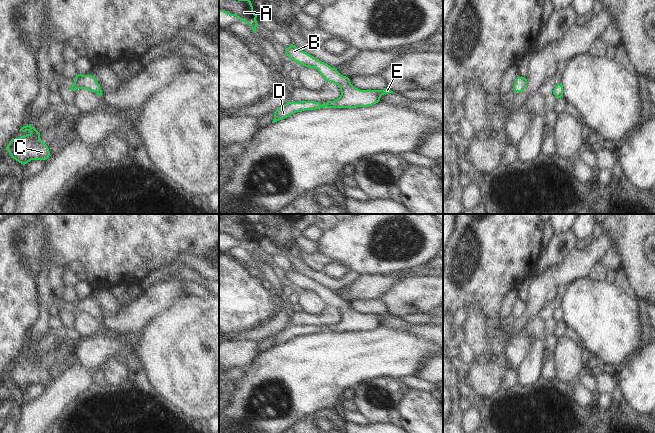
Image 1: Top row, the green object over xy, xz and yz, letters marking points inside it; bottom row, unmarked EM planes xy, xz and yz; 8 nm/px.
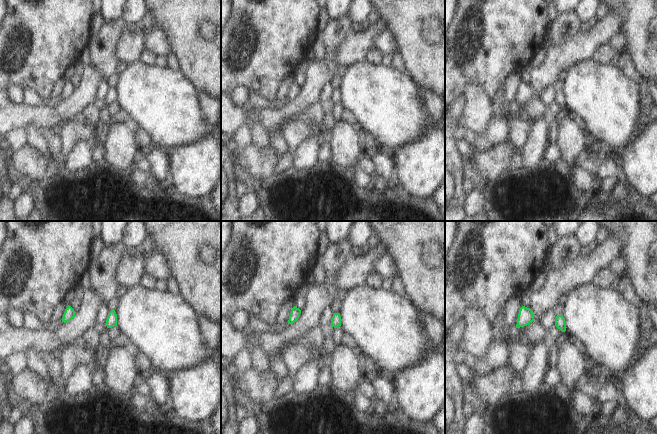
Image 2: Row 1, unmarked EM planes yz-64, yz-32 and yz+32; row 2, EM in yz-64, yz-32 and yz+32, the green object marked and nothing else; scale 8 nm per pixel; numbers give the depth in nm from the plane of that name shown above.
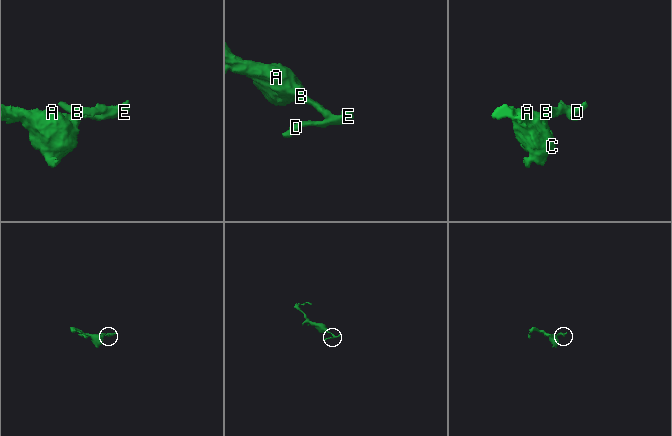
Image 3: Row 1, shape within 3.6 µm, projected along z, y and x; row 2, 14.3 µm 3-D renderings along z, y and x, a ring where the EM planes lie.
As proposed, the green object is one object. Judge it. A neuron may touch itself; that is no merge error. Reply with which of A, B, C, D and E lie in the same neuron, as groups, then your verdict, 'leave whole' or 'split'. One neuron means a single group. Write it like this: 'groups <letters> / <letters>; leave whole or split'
groups A B C D E; leave whole

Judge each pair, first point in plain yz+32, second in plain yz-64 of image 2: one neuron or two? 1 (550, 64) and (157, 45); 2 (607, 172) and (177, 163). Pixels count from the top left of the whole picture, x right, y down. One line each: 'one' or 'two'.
1: two
2: two

